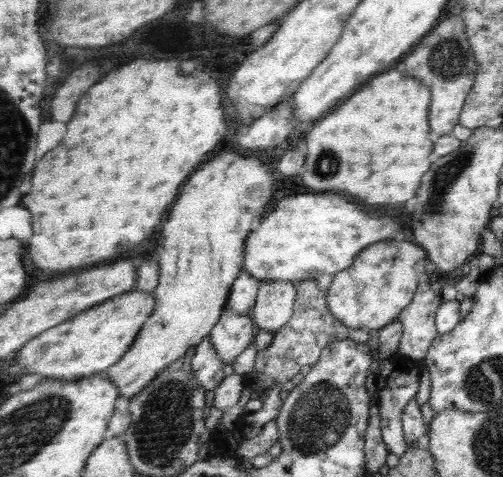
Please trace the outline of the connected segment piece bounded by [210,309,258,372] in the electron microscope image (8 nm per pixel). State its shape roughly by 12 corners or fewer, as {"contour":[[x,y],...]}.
{"contour":[[225,310],[210,337],[230,372],[254,344],[253,316]]}

